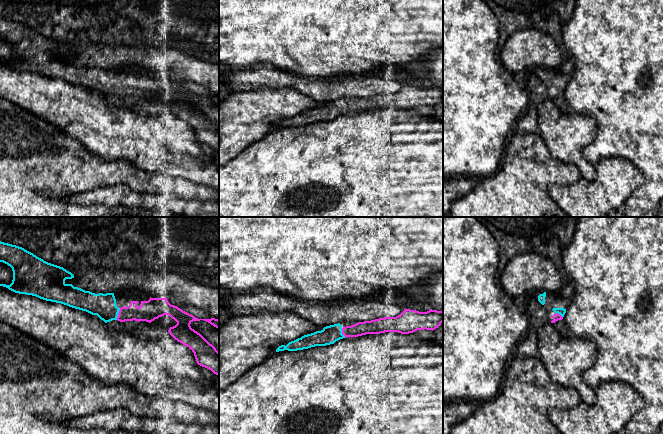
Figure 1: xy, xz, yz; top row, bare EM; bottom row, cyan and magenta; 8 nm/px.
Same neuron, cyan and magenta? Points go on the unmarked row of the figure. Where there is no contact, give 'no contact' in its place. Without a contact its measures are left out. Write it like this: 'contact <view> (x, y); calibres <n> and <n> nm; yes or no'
contact xy (117, 90); calibres 190 and 160 nm; yes

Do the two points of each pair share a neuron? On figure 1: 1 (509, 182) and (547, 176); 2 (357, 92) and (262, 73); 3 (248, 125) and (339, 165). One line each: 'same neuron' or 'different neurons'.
1: same neuron
2: same neuron
3: different neurons

